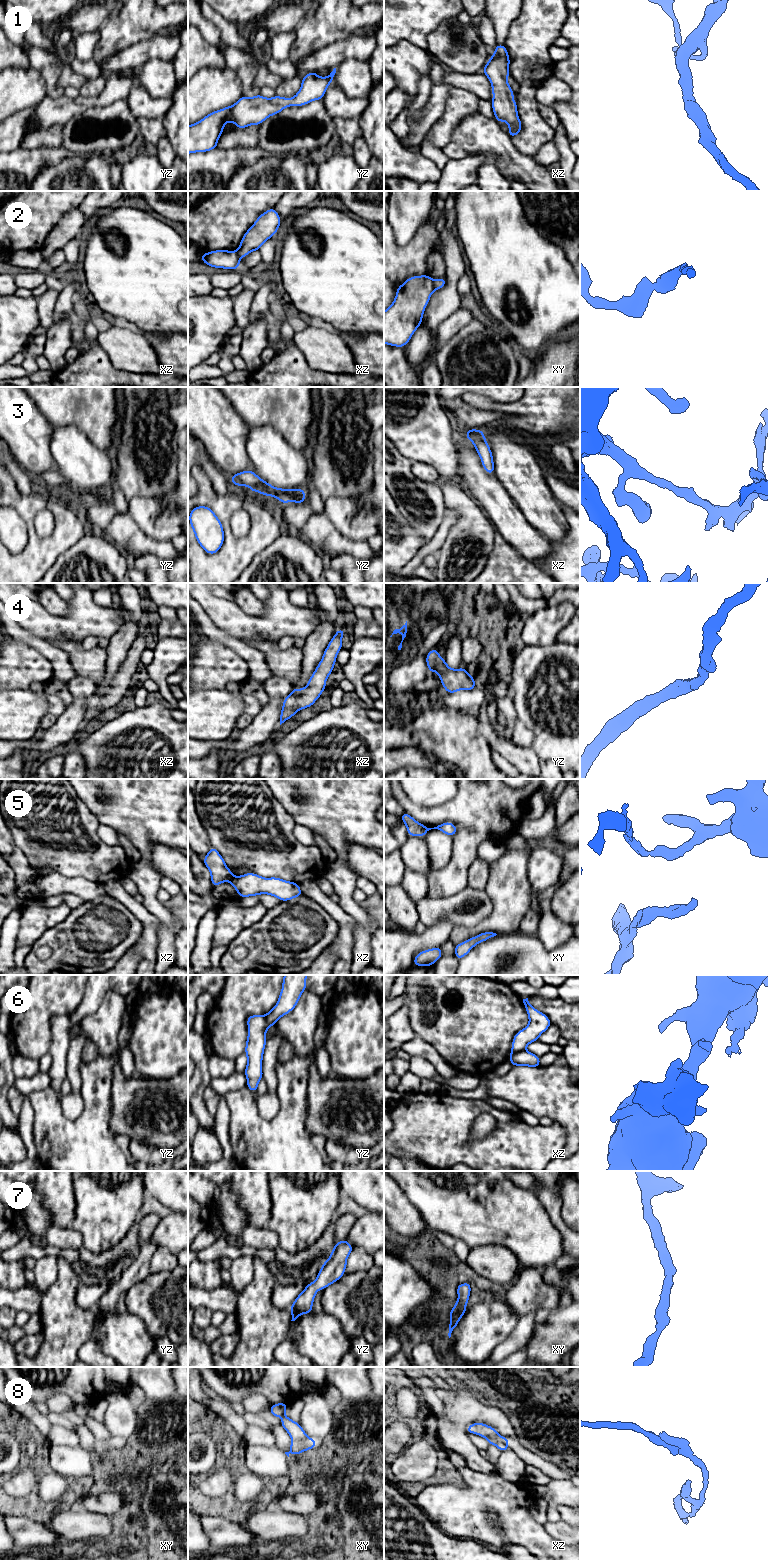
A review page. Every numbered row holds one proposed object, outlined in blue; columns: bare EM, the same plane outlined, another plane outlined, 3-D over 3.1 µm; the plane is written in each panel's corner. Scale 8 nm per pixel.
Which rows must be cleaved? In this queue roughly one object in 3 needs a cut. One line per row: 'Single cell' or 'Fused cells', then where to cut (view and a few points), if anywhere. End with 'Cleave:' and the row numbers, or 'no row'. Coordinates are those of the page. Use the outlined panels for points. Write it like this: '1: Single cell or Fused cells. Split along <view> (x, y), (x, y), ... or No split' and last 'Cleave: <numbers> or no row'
1: Single cell. No split
2: Fused cells. Split along xy (433, 280), (435, 289)
3: Single cell. No split
4: Single cell. No split
5: Fused cells. Split along xz (233, 876), (229, 880)
6: Fused cells. Split along xz (524, 1049), (515, 1052), (510, 1057)
7: Single cell. No split
8: Fused cells. Split along xz (488, 1440), (500, 1440), (505, 1444)
Cleave: 2, 5, 6, 8

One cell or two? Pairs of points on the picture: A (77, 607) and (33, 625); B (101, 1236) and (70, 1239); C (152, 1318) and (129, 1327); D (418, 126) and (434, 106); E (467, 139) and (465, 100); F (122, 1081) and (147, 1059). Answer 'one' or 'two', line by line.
A: one
B: two
C: two
D: one
E: two
F: two

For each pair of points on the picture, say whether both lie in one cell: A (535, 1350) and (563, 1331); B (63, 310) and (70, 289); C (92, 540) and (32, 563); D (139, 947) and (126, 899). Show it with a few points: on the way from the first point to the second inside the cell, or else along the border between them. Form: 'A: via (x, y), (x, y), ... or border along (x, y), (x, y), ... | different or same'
A: via (541, 1340), (542, 1332), (553, 1332) | same
B: via (64, 305), (67, 294) | same
C: border along (85, 533), (70, 548), (63, 552), (52, 565) | different
D: via (147, 935), (147, 920), (138, 911) | same

